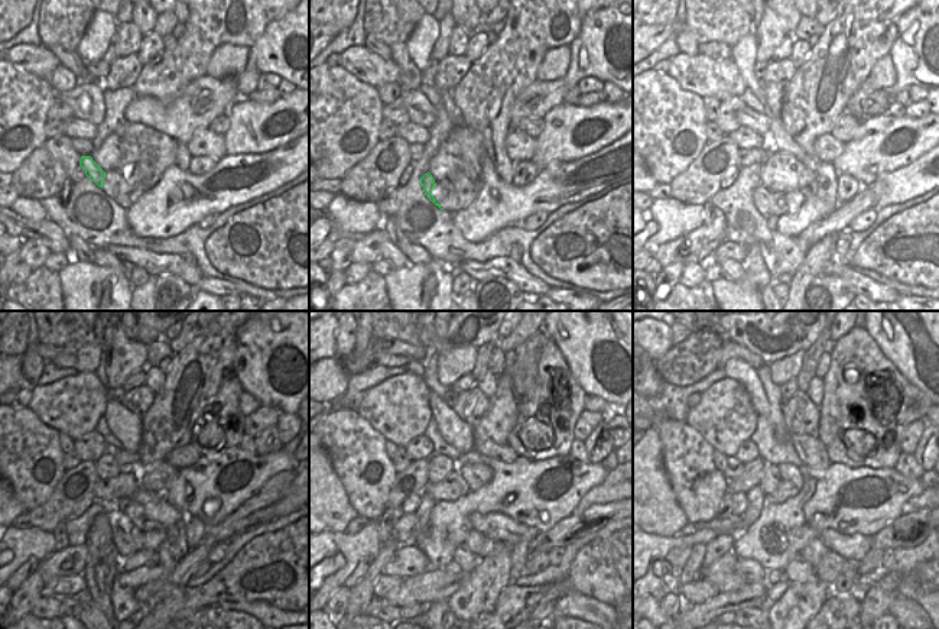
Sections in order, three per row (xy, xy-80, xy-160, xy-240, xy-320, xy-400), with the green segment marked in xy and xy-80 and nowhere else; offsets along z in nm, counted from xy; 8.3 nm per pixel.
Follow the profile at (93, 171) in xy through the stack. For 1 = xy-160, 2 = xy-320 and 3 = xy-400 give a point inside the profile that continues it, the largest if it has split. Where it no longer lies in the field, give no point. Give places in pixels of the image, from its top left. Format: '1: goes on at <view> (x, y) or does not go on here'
1: goes on at xy-160 (762, 195)
2: goes on at xy-320 (465, 558)
3: goes on at xy-400 (798, 568)

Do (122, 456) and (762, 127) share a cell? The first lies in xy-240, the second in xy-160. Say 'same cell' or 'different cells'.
same cell

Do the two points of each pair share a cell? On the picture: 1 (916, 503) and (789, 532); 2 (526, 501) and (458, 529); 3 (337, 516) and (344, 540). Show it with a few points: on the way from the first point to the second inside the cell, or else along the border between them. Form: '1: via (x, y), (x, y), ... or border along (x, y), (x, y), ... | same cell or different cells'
1: border along (923, 489), (907, 502), (903, 511) | different cells
2: via (509, 489), (484, 501), (476, 501), (467, 509) | same cell
3: border along (334, 531), (343, 532) | different cells

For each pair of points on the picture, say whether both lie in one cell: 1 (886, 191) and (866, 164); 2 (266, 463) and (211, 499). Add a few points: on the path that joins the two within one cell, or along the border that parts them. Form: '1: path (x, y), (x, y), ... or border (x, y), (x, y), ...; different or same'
1: border (907, 164), (883, 172), (870, 185); different
2: path (253, 477), (243, 489), (226, 493); same

